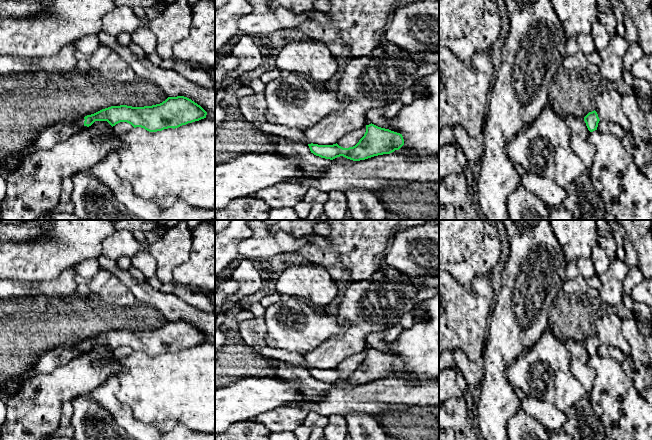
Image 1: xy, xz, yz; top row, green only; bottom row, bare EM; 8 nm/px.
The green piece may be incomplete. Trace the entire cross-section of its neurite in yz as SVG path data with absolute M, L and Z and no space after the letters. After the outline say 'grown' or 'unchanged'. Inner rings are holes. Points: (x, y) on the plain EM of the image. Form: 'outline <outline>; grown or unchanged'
outline M594 334L592 336L589 336L585 341L584 345L586 347L586 350L590 356L593 356L597 354L598 347L600 345L597 336Z; unchanged

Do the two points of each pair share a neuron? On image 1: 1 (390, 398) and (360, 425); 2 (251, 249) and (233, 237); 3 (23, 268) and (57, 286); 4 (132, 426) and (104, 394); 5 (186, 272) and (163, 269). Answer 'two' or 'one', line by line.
1: two
2: two
3: two
4: one
5: two

